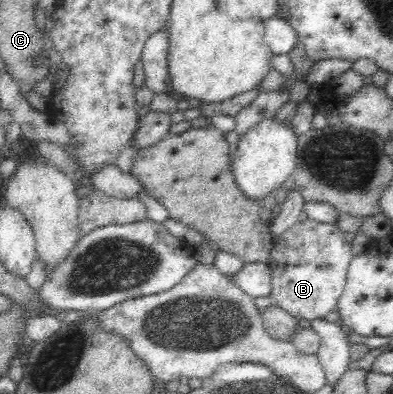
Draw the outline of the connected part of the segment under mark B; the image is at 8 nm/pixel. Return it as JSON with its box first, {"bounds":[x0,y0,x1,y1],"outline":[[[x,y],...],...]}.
{"bounds":[268,221,354,320],"outline":[[[298,221],[277,240],[271,251],[268,266],[272,277],[272,302],[298,320],[331,317],[337,311],[338,298],[344,291],[354,258],[351,247],[351,241],[335,223]]]}

